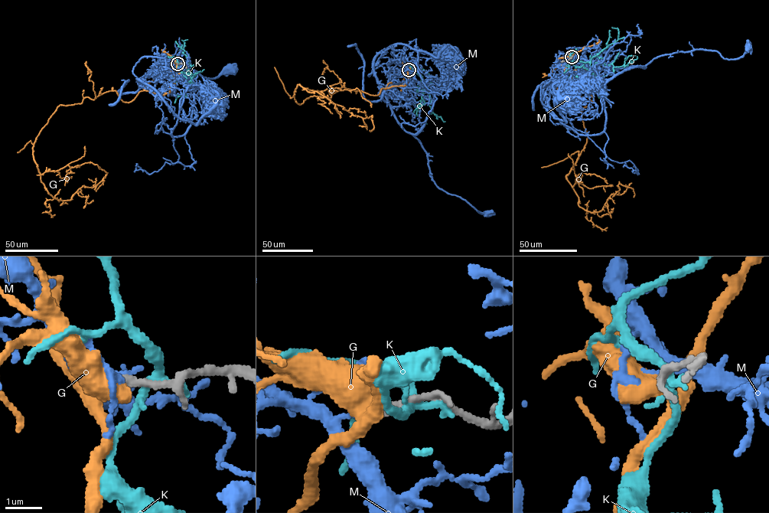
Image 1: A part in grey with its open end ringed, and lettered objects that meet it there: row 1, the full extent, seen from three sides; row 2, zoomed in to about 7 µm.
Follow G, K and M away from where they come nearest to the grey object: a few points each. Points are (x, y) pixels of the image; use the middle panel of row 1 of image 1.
G: (408, 69), (405, 86), (377, 95), (342, 87), (300, 104), (297, 86), (371, 116), (369, 130)
K: (409, 69), (408, 64), (428, 83), (425, 83), (417, 110), (419, 110), (419, 104)
M: (408, 70), (387, 62), (368, 75), (374, 73), (397, 122), (421, 144), (435, 184), (487, 213)

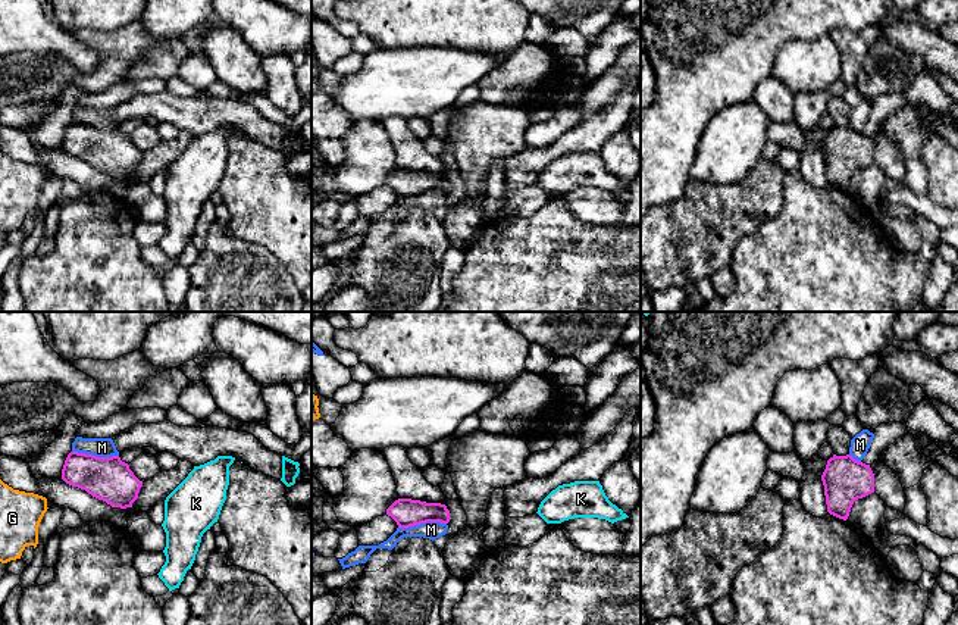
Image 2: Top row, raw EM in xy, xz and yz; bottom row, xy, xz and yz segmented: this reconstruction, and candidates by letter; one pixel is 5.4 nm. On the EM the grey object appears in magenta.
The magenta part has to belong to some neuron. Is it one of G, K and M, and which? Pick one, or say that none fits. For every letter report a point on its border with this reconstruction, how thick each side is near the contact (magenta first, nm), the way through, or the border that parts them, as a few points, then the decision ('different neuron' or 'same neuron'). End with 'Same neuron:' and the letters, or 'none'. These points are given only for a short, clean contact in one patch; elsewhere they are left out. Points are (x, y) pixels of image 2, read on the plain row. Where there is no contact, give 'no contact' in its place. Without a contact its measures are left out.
G: no contact; different neuron
K: no contact; different neuron
M: contact xz (422, 193); calibres 160 and 100 nm; border xz (445, 193), (420, 193), (398, 199); different neuron
Same neuron: none

